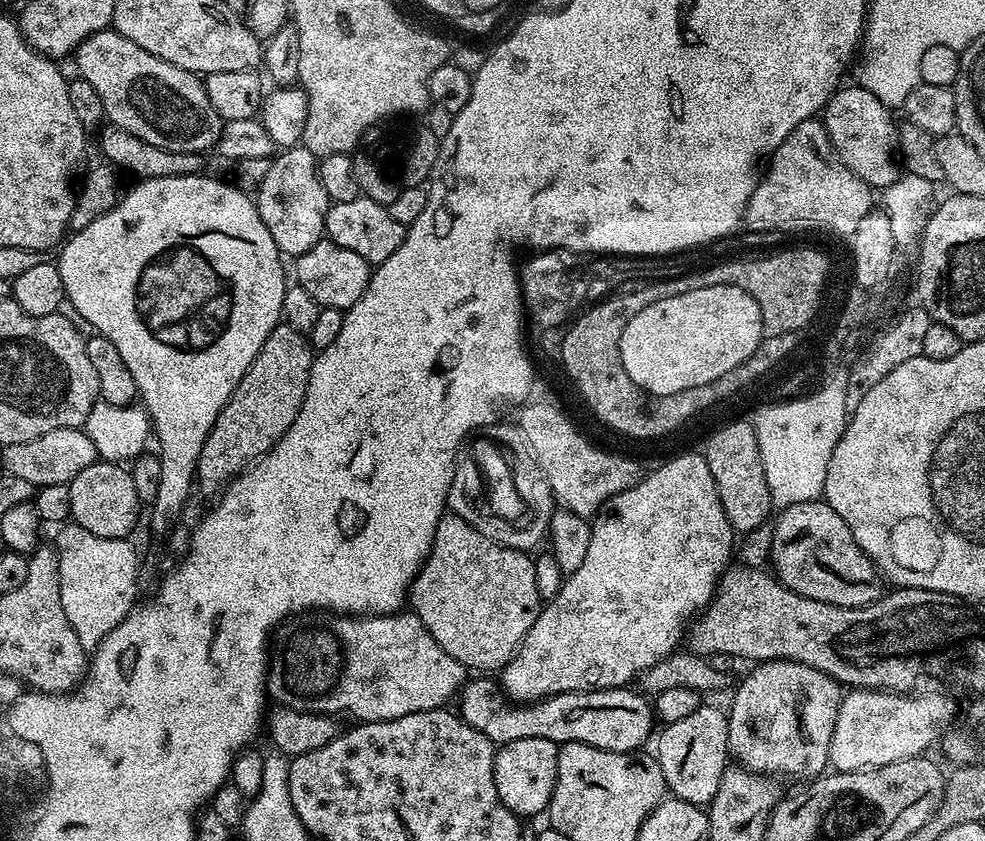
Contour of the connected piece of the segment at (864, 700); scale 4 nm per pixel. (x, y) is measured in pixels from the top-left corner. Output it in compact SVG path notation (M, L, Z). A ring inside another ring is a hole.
M875 688L849 691L840 701L838 722L830 742L829 765L837 772L861 772L863 768L877 768L925 755L927 748L935 740L937 743L953 723L956 704L944 696L916 695L882 692Z

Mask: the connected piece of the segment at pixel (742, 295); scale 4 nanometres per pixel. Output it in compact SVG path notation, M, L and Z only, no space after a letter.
M711 286L693 290L692 296L680 294L680 300L664 299L664 304L652 303L648 312L640 312L624 332L624 362L629 364L631 376L636 376L640 384L656 388L656 392L672 392L672 388L688 388L688 384L704 384L712 376L720 377L720 372L732 370L746 362L764 337L765 325L758 310L758 302L738 286Z

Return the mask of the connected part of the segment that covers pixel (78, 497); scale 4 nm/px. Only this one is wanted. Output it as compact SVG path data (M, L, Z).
M97 459L67 486L70 490L71 523L82 526L82 530L90 530L90 534L98 534L98 538L122 540L133 535L131 532L136 528L142 503L131 471L123 463Z

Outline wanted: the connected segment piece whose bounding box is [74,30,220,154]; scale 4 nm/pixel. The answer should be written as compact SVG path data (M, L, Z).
M114 30L96 32L86 38L76 49L74 57L81 67L83 80L94 86L98 98L102 98L105 117L116 127L134 134L152 146L161 146L175 153L205 153L215 145L219 136L220 122L216 112L210 106L209 96L206 94L203 79L195 72L182 70L156 55L131 42L122 34Z

